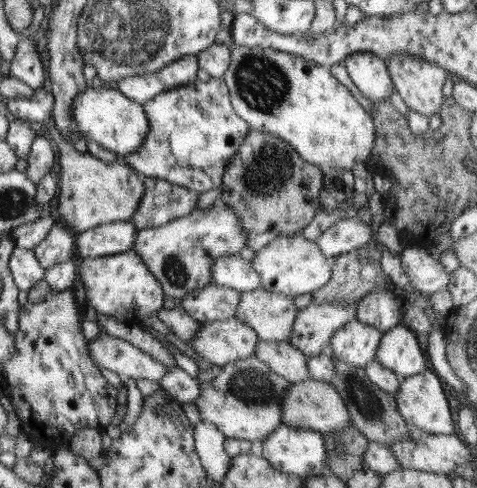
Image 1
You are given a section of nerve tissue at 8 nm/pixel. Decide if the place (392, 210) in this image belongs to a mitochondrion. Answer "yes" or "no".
no

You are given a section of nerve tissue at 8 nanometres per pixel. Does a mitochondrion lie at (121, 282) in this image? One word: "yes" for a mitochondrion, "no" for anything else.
no

